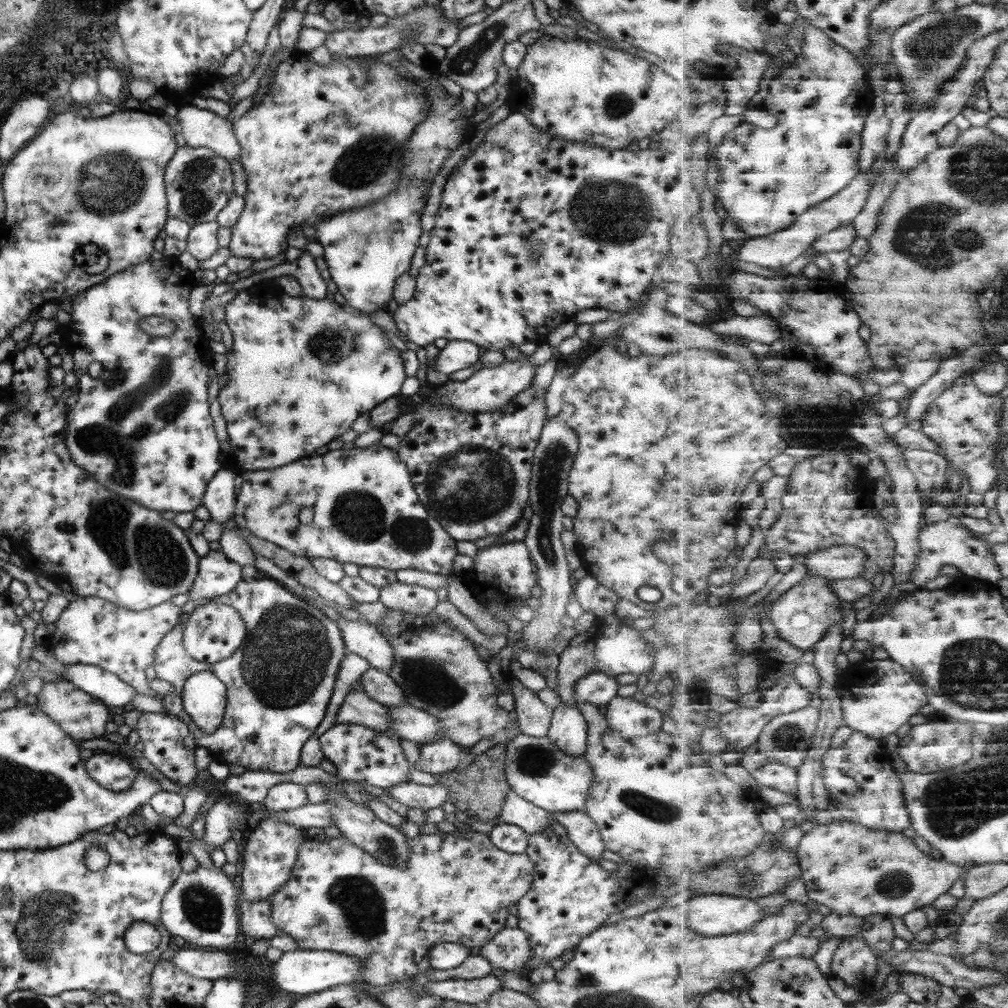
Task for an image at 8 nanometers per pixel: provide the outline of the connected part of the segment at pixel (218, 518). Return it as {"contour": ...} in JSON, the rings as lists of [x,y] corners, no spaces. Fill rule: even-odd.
{"contour":[[[220,469],[207,483],[202,505],[208,510],[210,521],[223,525],[233,516],[238,478],[234,470]]]}

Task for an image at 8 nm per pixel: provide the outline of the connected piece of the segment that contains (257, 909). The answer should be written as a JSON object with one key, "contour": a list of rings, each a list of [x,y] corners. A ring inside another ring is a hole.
{"contour":[[[238,898],[237,912],[240,934],[243,937],[269,940],[280,934],[277,927],[271,923],[271,905],[269,901],[247,903]]]}

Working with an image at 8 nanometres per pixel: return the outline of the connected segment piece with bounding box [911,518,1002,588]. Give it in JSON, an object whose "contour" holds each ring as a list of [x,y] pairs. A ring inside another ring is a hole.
{"contour":[[[951,518],[927,524],[920,536],[921,556],[917,561],[917,568],[912,572],[912,582],[922,588],[929,587],[929,583],[937,578],[937,572],[944,564],[955,566],[962,574],[985,583],[996,583],[1002,578],[1002,572],[997,566],[996,556],[992,551],[993,545],[975,538],[965,526]]]}

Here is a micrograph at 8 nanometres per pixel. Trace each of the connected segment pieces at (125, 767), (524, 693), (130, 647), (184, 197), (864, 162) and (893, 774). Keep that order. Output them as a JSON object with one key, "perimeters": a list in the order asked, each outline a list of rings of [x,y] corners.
{"perimeters":[[[[97,751],[84,761],[91,779],[113,792],[127,790],[139,770],[121,754]]],[[[512,676],[506,683],[514,702],[518,732],[535,738],[545,737],[552,710],[539,701],[535,693],[523,687],[515,677]]],[[[96,596],[77,597],[75,601],[69,602],[59,615],[59,618],[53,622],[55,629],[51,634],[47,634],[44,644],[53,653],[53,656],[61,662],[61,666],[71,666],[71,664],[97,666],[106,672],[115,674],[119,680],[128,684],[136,693],[158,697],[149,688],[144,669],[152,665],[156,644],[170,628],[182,621],[182,617],[183,613],[179,610],[179,607],[171,605],[169,601],[162,602],[153,608],[135,612],[120,606],[116,607],[114,604]]],[[[181,142],[165,167],[163,180],[167,218],[177,218],[190,227],[200,222],[216,221],[217,214],[234,194],[228,161],[217,157],[209,148],[189,148]]],[[[880,95],[874,97],[874,105],[869,113],[864,135],[862,136],[862,149],[860,152],[860,172],[869,170],[881,152],[888,149],[887,135],[891,130],[891,116],[885,114],[885,100]]],[[[849,725],[836,730],[831,746],[823,757],[823,766],[830,800],[841,818],[885,832],[901,833],[912,826],[912,816],[905,802],[900,772],[893,768],[893,760],[889,754],[890,751],[880,740],[875,740]]]]}

